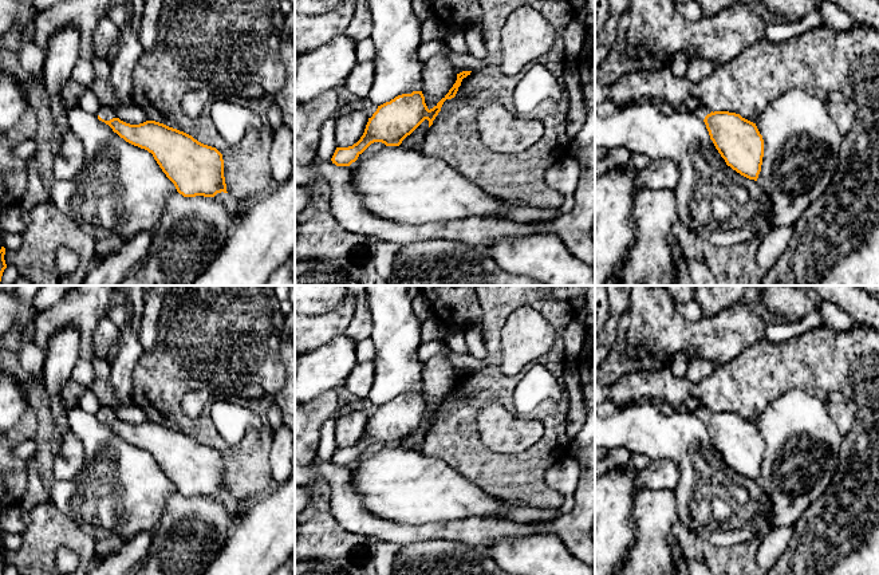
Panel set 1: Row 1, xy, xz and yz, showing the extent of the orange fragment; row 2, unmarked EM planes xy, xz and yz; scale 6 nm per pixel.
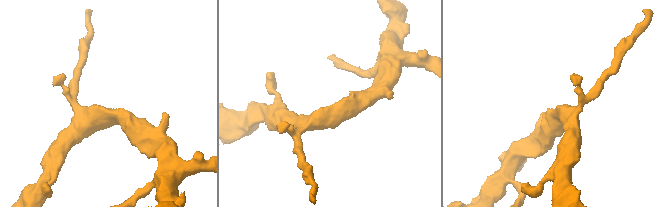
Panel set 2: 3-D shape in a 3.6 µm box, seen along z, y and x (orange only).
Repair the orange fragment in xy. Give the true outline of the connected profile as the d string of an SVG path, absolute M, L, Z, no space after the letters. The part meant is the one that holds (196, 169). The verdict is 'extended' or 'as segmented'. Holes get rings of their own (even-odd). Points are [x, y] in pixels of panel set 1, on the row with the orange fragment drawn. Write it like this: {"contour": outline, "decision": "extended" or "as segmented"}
{"contour": "M103 106L98 119L109 125L126 142L147 150L184 197L214 197L228 193L222 154L192 135L155 121L130 125Z", "decision": "extended"}

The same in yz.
{"contour": "M698 107L693 113L705 122L710 139L726 165L757 181L764 157L764 139L756 123L740 114L713 113L707 107Z", "decision": "extended"}

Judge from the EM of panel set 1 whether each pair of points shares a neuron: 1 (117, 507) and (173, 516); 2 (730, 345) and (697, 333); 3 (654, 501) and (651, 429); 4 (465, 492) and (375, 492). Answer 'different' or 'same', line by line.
1: different
2: same
3: different
4: same

